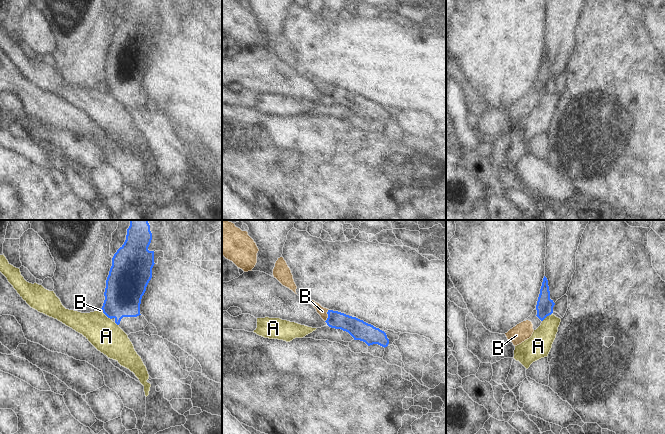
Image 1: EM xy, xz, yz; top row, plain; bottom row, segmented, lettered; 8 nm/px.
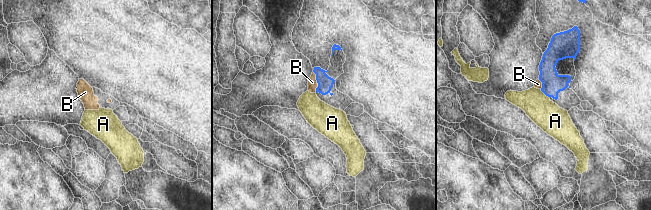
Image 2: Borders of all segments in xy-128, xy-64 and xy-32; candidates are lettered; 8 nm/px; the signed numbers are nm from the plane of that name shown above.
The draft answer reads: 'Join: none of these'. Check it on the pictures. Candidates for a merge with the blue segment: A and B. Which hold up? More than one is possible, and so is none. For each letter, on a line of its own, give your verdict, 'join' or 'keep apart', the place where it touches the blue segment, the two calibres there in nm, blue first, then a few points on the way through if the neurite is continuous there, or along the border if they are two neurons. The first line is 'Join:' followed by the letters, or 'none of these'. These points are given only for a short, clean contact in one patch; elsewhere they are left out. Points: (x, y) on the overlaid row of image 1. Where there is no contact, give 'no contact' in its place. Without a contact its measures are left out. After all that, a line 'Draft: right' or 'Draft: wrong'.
Join: B
A: keep apart; contact yz (546, 316); calibres 140 and 200 nm; border yz (551, 313), (542, 321)
B: join; contact xz (328, 315); calibres 150 and 70 nm; way xz (355, 327), (328, 315), (322, 311)
Draft: wrong

